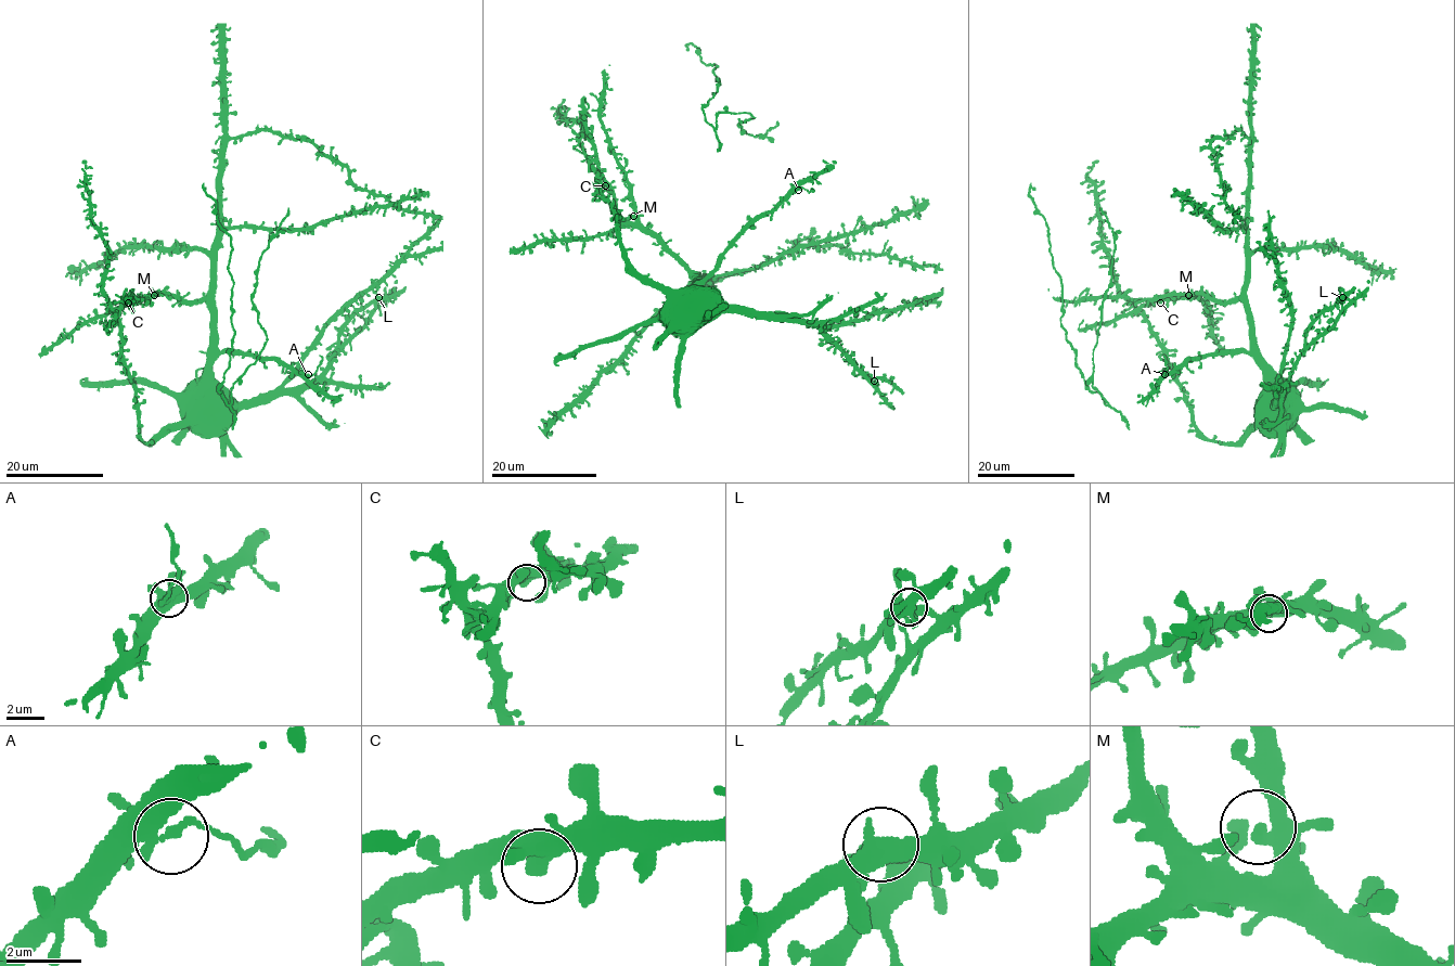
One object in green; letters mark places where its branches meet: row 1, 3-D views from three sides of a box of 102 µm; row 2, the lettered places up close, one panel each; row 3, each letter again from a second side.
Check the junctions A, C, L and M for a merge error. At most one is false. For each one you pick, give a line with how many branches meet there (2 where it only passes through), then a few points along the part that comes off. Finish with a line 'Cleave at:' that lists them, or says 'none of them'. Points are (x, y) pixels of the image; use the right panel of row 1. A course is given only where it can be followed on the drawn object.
A: 3 branches meet; foreign part runs (1164, 374), (1164, 355)
Cleave at: A

